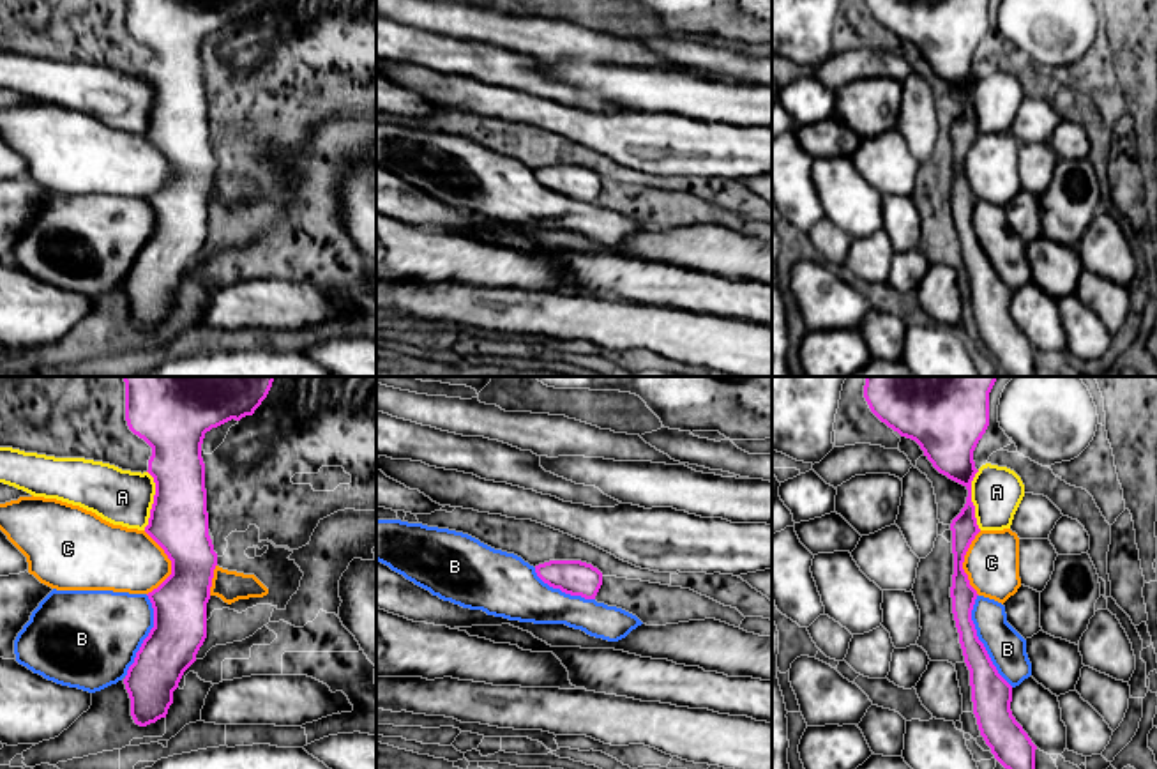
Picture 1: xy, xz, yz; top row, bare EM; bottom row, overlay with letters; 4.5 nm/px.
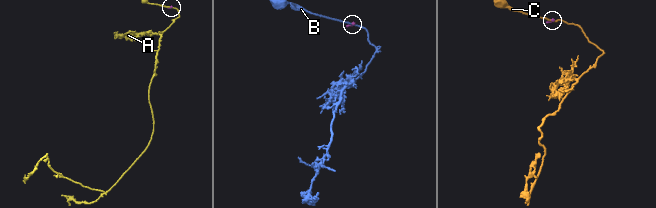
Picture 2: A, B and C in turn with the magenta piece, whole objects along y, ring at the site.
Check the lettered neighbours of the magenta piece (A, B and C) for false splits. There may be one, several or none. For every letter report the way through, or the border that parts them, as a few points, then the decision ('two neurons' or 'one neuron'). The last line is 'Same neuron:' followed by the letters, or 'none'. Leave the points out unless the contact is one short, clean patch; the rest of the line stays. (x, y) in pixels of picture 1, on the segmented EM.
A: border along yz (977, 471), (972, 481), (972, 504), (975, 524), (981, 529); two neurons
B: two neurons
C: two neurons
Same neuron: none

